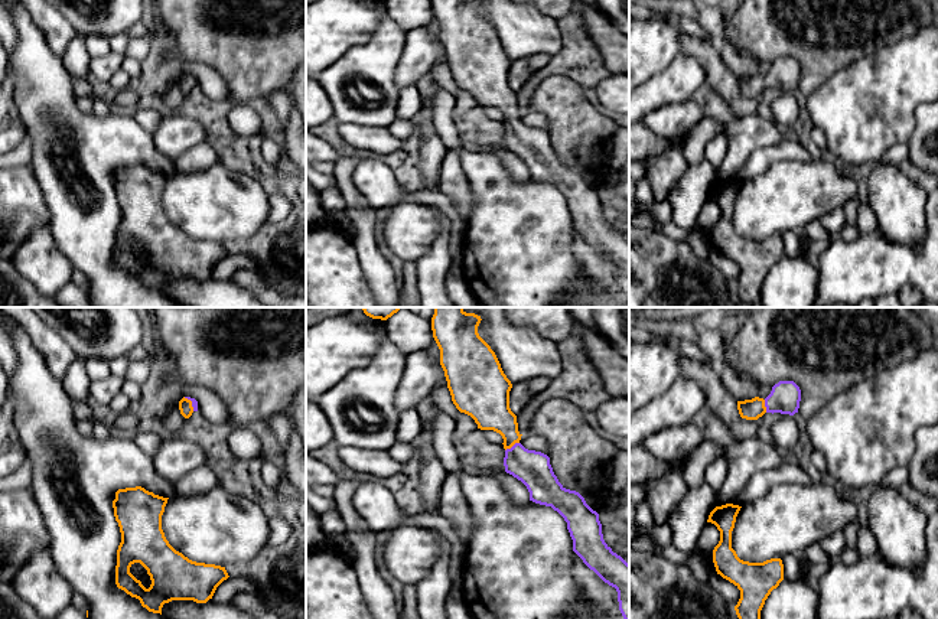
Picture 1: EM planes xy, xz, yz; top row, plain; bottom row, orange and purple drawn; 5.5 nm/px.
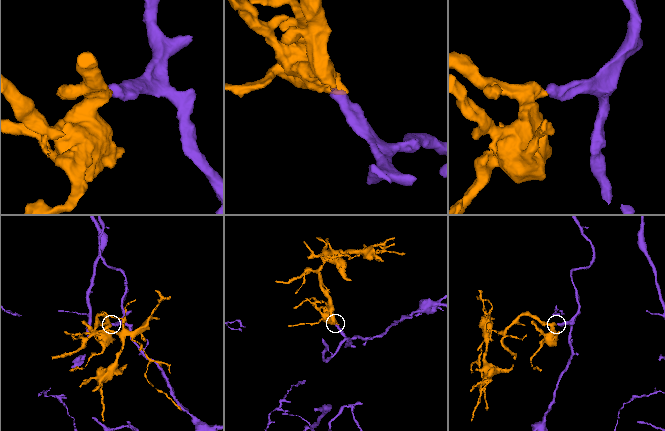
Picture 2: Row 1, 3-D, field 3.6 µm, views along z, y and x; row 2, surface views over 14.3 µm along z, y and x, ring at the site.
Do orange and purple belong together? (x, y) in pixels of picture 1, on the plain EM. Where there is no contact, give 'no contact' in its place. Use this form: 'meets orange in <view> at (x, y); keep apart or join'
meets orange in xz at (511, 123); join

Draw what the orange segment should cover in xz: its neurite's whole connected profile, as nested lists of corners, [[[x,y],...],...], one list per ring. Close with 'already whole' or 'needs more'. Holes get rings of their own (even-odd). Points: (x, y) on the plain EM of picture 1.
[[[431,0],[453,81],[460,89],[470,92],[478,105],[494,107],[502,113],[505,149],[527,163],[530,177],[551,183],[564,195],[573,216],[573,228],[605,260],[616,265],[619,287],[629,303],[629,241],[605,219],[599,190],[586,180],[579,169],[566,166],[558,159],[550,134],[541,128],[528,127],[520,120],[522,111],[518,108],[517,92],[509,85],[512,61],[504,51],[495,29],[479,13],[478,3],[479,0]]] | needs more

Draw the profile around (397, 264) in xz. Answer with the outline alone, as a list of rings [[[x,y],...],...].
[[[382,248],[382,253],[388,264],[393,267],[395,278],[401,283],[404,261],[398,258],[394,253],[391,253],[388,248]]]

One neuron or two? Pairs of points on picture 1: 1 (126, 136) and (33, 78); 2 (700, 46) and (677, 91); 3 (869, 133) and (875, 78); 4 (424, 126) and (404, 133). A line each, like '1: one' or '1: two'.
1: one
2: two
3: one
4: two

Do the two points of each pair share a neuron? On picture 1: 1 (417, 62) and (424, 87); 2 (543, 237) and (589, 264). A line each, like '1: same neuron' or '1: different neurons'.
1: different neurons
2: different neurons

